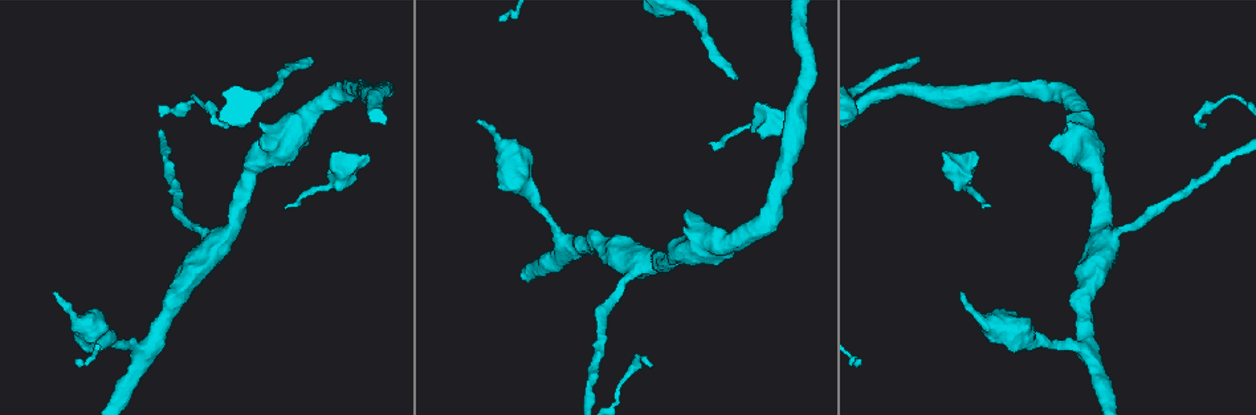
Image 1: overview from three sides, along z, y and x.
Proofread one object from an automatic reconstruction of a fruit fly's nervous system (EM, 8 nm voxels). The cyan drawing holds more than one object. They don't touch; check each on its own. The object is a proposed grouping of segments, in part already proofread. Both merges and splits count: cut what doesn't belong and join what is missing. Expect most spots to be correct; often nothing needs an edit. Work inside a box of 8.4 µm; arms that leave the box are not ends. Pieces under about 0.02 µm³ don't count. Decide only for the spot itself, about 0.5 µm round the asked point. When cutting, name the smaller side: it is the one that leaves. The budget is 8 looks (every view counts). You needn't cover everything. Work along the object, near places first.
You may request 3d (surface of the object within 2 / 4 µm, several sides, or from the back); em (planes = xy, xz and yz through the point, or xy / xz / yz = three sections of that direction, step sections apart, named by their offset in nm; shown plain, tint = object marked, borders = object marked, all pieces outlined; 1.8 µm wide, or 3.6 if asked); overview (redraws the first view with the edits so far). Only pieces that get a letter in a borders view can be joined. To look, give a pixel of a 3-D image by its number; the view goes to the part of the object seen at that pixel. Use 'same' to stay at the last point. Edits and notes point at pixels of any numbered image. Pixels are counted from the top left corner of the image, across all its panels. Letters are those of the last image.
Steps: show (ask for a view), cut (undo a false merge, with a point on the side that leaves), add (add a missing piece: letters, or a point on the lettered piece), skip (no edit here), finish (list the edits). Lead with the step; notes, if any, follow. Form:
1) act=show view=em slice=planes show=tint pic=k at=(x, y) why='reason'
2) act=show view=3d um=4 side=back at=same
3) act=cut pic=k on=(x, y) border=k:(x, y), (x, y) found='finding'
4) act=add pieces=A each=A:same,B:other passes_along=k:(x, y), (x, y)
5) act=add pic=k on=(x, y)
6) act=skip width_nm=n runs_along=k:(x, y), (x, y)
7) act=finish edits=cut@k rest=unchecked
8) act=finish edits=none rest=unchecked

act=show view=3d um=4 pic=1 at=(642, 259) why='calibre changes'

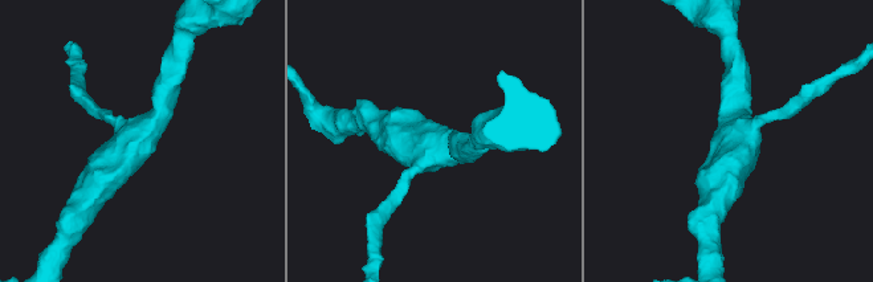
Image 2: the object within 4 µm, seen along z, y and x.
act=show view=em um=3.6 slice=planes show=borders pic=2 at=(433, 146) arms=3 arm_widths_nm=160,320,480

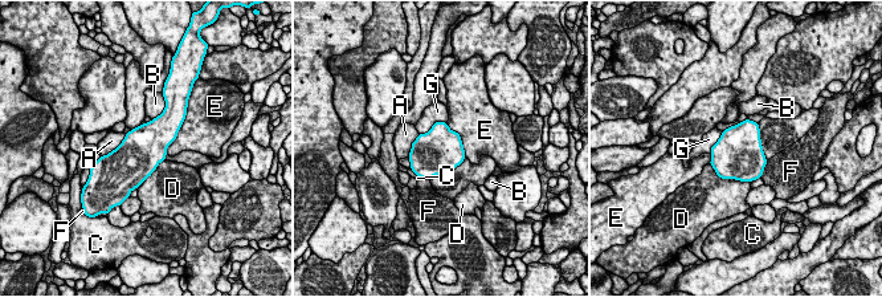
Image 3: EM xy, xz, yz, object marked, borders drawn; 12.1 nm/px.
act=skip width_nm=550 each=A:other,B:other,C:other,D:other,E:other,F:other,G:other border=3:(446, 122), (458, 134), (466, 157) found='all the same neuron'

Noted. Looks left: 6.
act=show view=3d um=4 pic=1 at=(476, 121) why='free end'

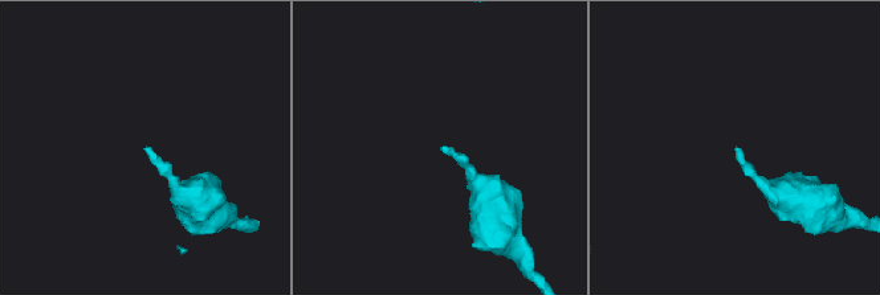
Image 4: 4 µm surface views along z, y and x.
act=show view=em slice=xz step=8 show=borders pic=4 at=(734, 149)

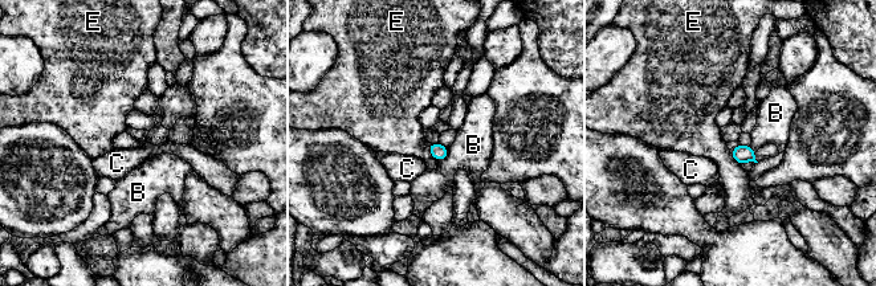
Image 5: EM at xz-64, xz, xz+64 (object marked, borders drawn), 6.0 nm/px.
act=show view=em slice=planes show=borders at=same why='another direction'

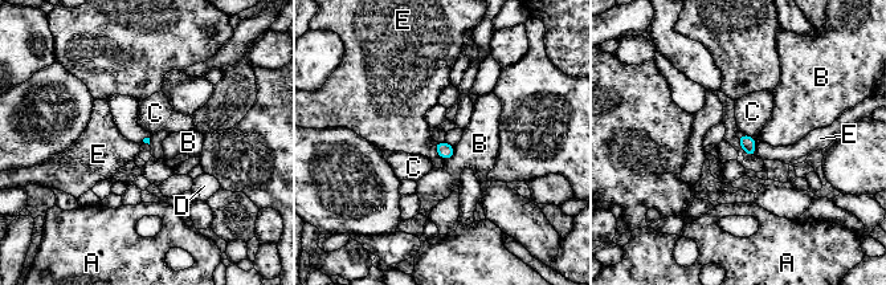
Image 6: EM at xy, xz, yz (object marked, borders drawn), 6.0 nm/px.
act=skip each=A:other,B:other,C:other,D:other,E:other border=6:(756, 141), (754, 155) found='no lettered piece goes on from it'

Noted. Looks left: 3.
act=show view=3d um=4 pic=1 at=(312, 60) why='an open end'

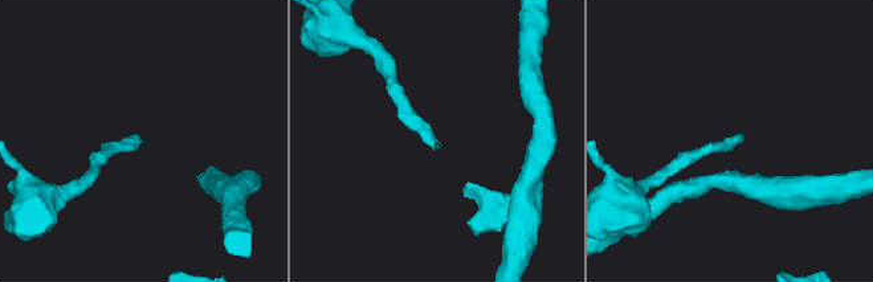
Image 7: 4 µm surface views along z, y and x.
act=show view=em slice=planes show=borders pic=7 at=(138, 142)

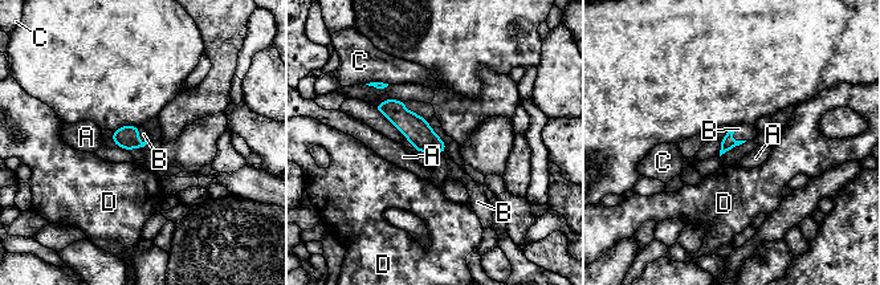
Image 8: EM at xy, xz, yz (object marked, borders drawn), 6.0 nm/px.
act=add pieces=B each=A:other,B:same,C:other,D:other passes_along=8:(726, 143), (733, 139), (741, 131) found='it goes on there'

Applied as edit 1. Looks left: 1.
act=finish edits=add@8 rest=unchecked

